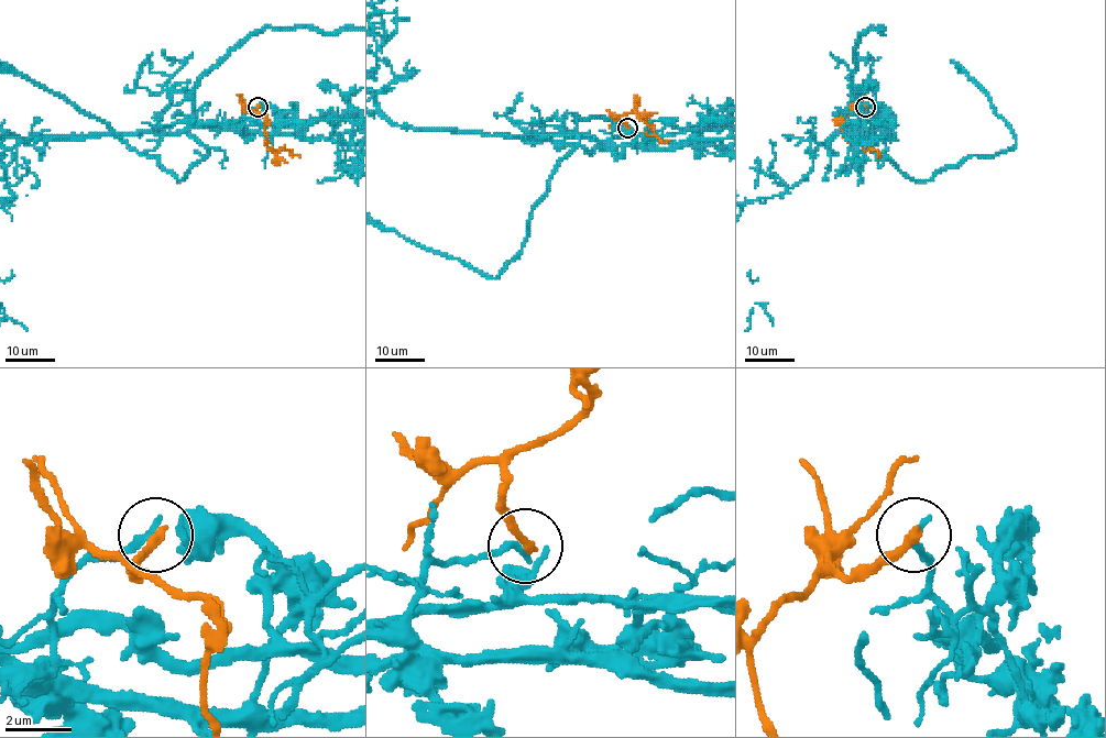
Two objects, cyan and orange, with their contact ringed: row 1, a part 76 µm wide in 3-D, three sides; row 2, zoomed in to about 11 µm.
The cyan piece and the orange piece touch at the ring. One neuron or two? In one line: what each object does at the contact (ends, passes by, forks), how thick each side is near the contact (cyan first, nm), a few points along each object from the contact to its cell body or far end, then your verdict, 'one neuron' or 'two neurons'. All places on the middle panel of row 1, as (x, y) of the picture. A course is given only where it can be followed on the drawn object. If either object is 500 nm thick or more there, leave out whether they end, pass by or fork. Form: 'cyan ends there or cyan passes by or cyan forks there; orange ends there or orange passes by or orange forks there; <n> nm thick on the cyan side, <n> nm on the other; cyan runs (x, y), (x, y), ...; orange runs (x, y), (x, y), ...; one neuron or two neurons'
cyan ends there; orange ends there; 240 nm thick on the cyan side, 300 nm on the other; cyan runs (627, 129), (606, 140), (558, 134), (579, 142), (533, 209), (522, 250), (495, 277); orange runs (627, 129), (625, 116), (636, 103), (638, 117), (661, 142), (670, 141); two neurons

